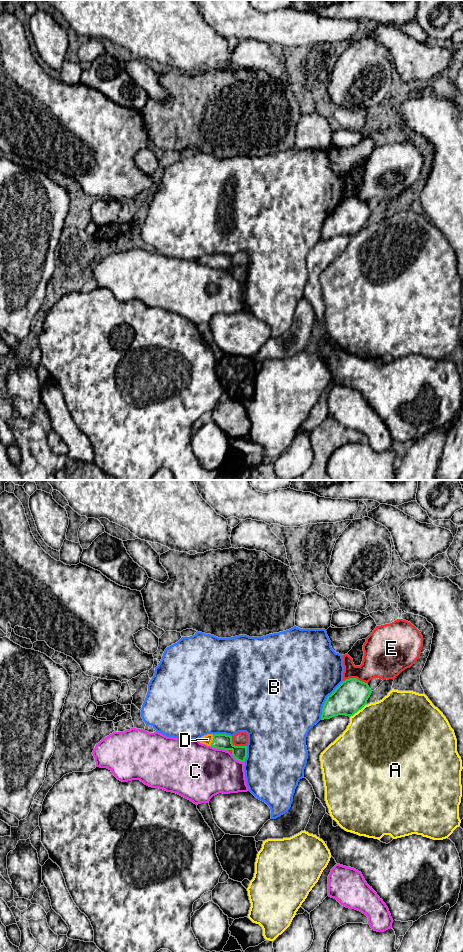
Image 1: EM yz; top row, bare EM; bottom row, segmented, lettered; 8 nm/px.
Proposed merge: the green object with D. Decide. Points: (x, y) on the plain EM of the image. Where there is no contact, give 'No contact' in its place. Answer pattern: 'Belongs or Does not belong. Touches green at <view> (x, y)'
Belongs. Touches green at yz (213, 260)

